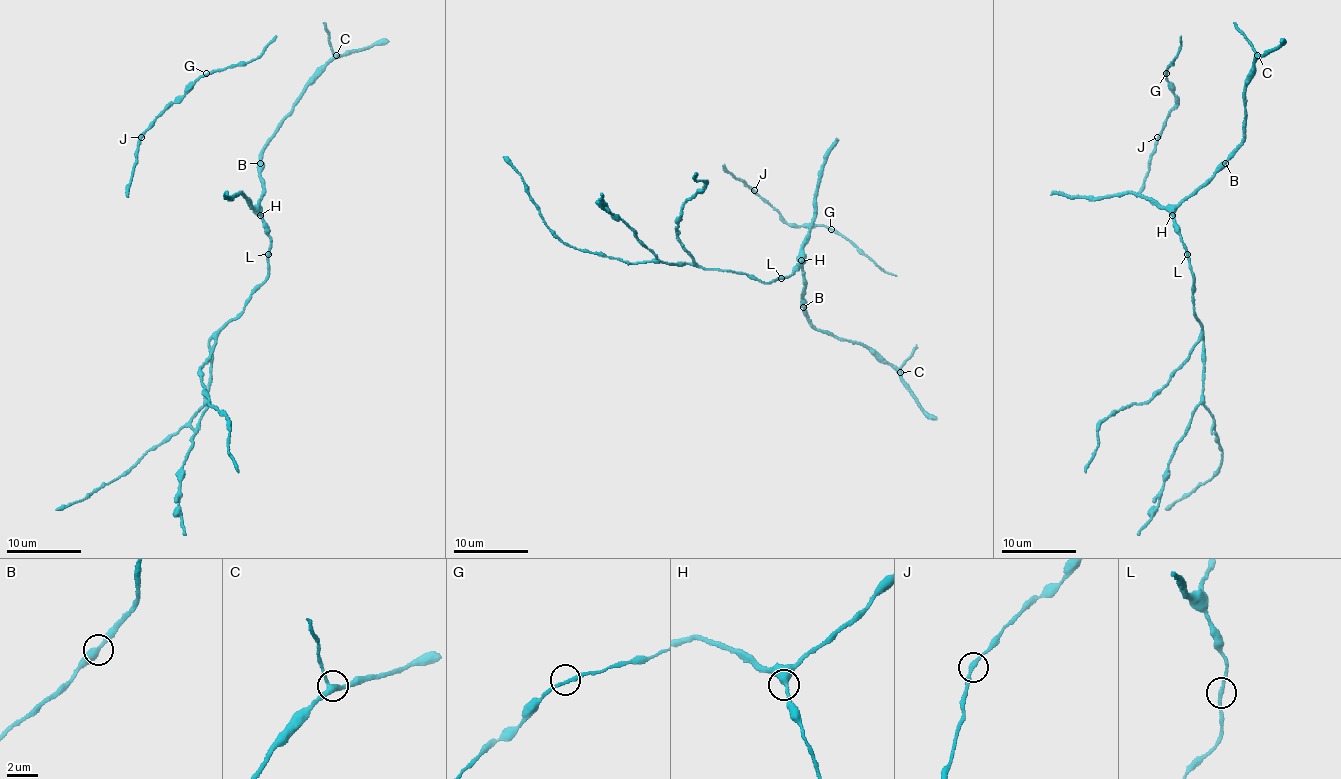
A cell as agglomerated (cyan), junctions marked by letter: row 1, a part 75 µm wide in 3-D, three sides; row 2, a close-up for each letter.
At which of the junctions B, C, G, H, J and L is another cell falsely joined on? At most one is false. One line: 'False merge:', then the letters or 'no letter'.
False merge: no letter

